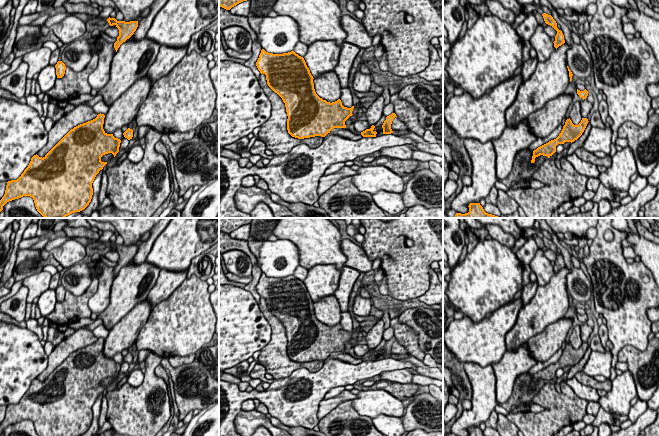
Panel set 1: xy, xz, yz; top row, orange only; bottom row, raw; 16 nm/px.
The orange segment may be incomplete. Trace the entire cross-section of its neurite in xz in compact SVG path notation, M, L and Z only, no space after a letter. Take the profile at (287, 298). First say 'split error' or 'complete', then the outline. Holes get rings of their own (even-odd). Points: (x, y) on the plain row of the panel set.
complete | M261 274L256 290L260 297L266 299L268 310L277 317L285 327L287 336L287 354L295 362L304 363L315 360L325 361L334 352L346 352L345 345L352 340L354 330L344 331L340 323L327 326L320 322L314 313L313 300L303 281L294 275L273 278Z

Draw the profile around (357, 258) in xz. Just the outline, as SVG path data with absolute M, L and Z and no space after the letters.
M342 239L341 249L347 257L344 266L356 269L360 273L365 273L373 270L373 262L368 258L362 246L358 246L349 239Z

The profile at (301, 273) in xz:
M298 266L294 272L294 276L301 281L304 281L306 279L307 274L308 274L308 269L302 266Z

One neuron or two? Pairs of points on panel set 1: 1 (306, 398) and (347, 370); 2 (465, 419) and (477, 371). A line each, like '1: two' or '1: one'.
1: one
2: one

